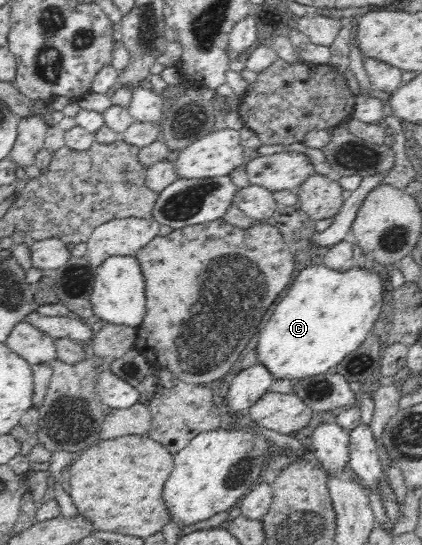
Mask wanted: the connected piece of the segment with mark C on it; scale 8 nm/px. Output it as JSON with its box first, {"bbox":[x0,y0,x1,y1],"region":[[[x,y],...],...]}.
{"bbox":[255,264,384,382],"region":[[[323,264],[301,269],[296,273],[287,295],[272,307],[271,318],[259,332],[255,348],[257,363],[261,363],[274,380],[293,382],[327,372],[363,344],[381,312],[384,288],[374,271],[357,266],[346,271],[333,270]]]}

